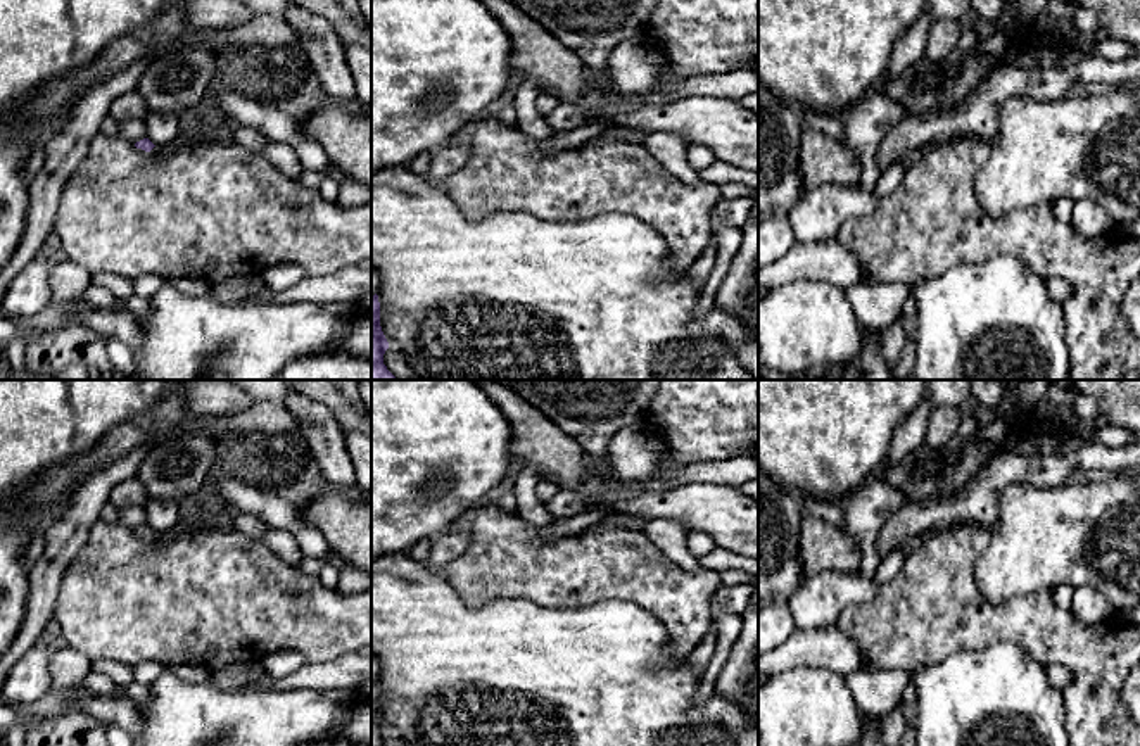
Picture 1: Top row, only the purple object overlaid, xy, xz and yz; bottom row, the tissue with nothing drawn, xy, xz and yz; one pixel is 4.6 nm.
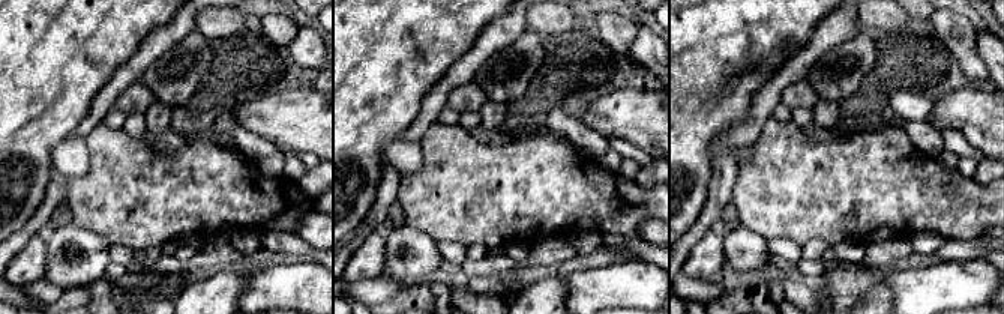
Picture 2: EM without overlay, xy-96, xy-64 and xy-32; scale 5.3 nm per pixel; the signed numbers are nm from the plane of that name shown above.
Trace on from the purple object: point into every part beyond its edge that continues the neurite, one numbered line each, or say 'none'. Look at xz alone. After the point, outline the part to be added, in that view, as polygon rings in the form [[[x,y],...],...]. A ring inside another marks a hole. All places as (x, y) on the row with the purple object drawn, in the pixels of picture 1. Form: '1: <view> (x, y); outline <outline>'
none

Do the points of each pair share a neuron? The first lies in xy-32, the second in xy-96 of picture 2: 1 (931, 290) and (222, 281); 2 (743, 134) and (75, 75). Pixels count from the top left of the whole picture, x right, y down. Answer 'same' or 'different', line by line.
1: different
2: different

